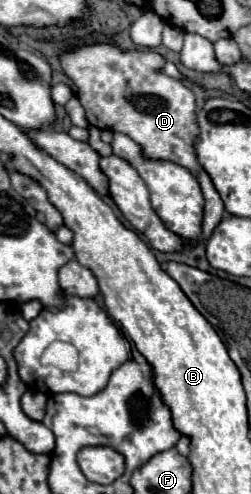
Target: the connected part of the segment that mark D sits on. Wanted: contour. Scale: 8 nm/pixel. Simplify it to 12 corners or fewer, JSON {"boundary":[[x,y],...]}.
{"boundary":[[63,54],[91,126],[199,178],[201,238],[223,200],[195,154],[195,96],[161,54]]}

